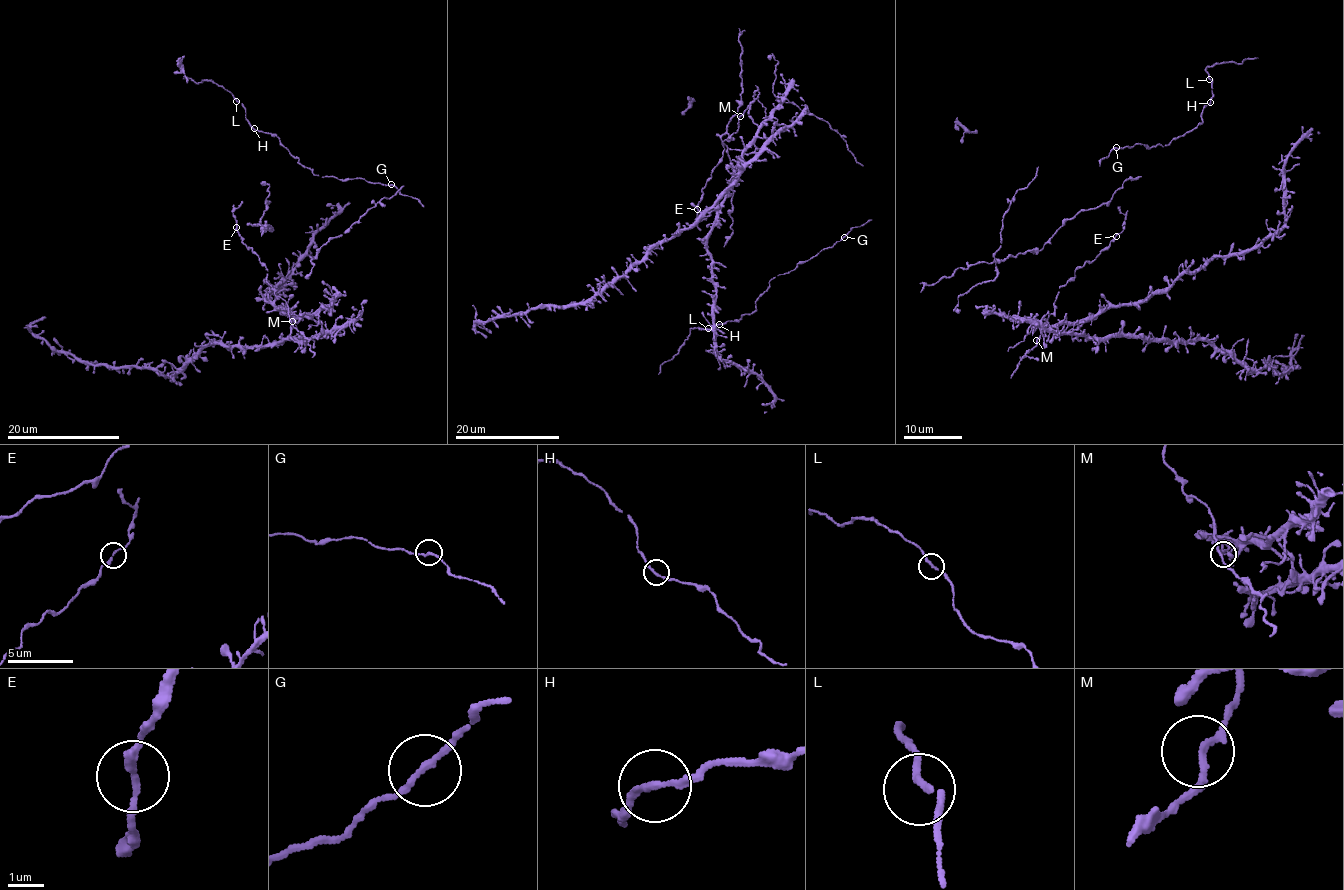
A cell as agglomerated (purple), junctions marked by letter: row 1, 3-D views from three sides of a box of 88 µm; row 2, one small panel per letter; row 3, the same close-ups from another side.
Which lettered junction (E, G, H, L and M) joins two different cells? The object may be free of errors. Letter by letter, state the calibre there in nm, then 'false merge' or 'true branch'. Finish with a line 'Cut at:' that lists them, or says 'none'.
E: 200 nm | true branch
G: 180 nm | true branch
H: 170 nm | true branch
L: 170 nm | true branch
M: 170 nm | true branch
Cut at: none

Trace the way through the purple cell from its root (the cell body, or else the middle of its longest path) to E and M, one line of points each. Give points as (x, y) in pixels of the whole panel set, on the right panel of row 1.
E: (1047, 318), (1053, 312), (1059, 288), (1074, 276), (1075, 271), (1096, 258), (1115, 236)
M: (1047, 318), (1041, 336), (1036, 340)

